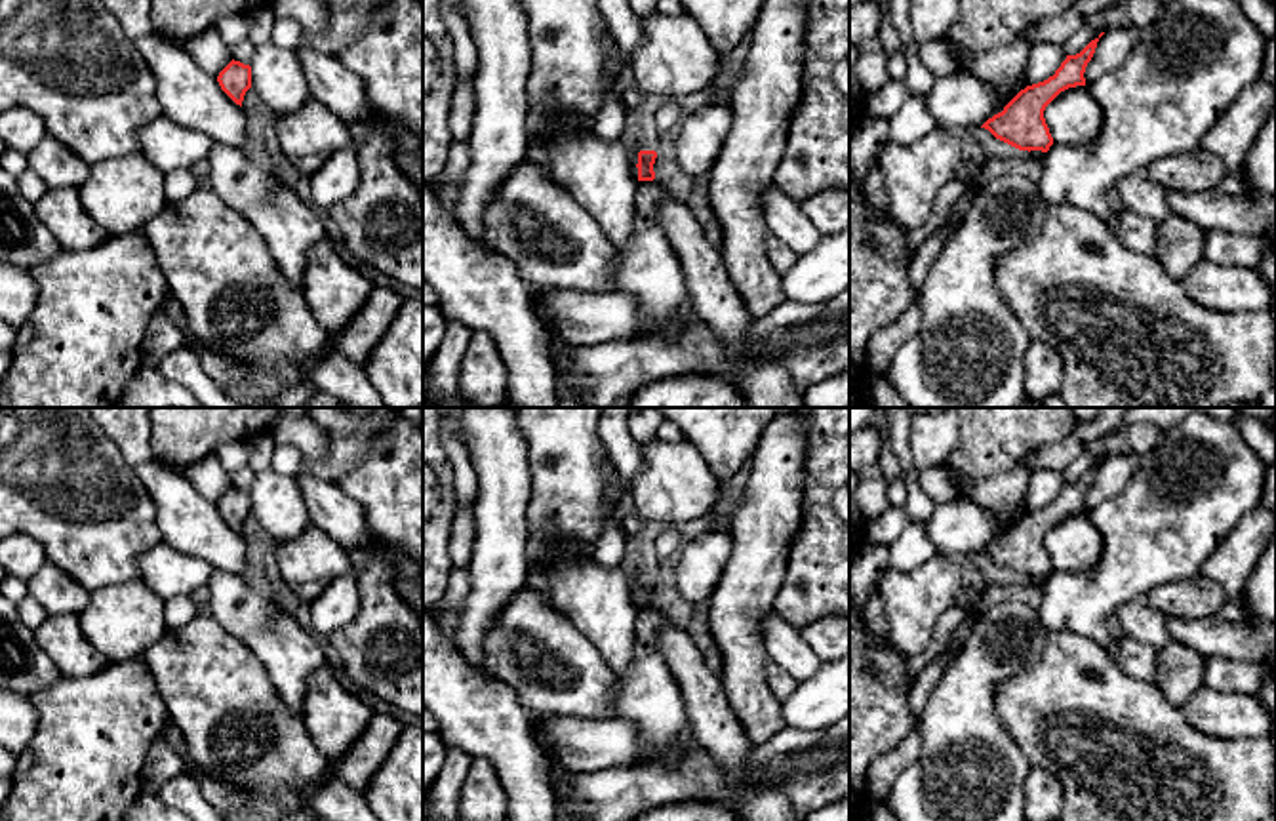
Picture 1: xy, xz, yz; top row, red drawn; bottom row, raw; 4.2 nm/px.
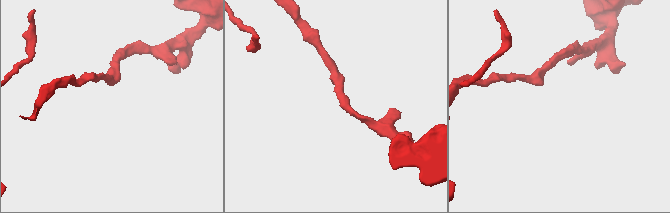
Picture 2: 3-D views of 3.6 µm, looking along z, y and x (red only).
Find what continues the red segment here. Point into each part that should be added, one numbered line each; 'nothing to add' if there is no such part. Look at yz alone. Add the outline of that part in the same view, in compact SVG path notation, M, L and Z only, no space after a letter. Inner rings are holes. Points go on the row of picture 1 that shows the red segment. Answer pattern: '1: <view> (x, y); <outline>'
nothing to add

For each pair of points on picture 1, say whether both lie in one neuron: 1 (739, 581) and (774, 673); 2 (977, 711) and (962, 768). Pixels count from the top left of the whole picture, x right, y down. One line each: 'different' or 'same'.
1: different
2: same

